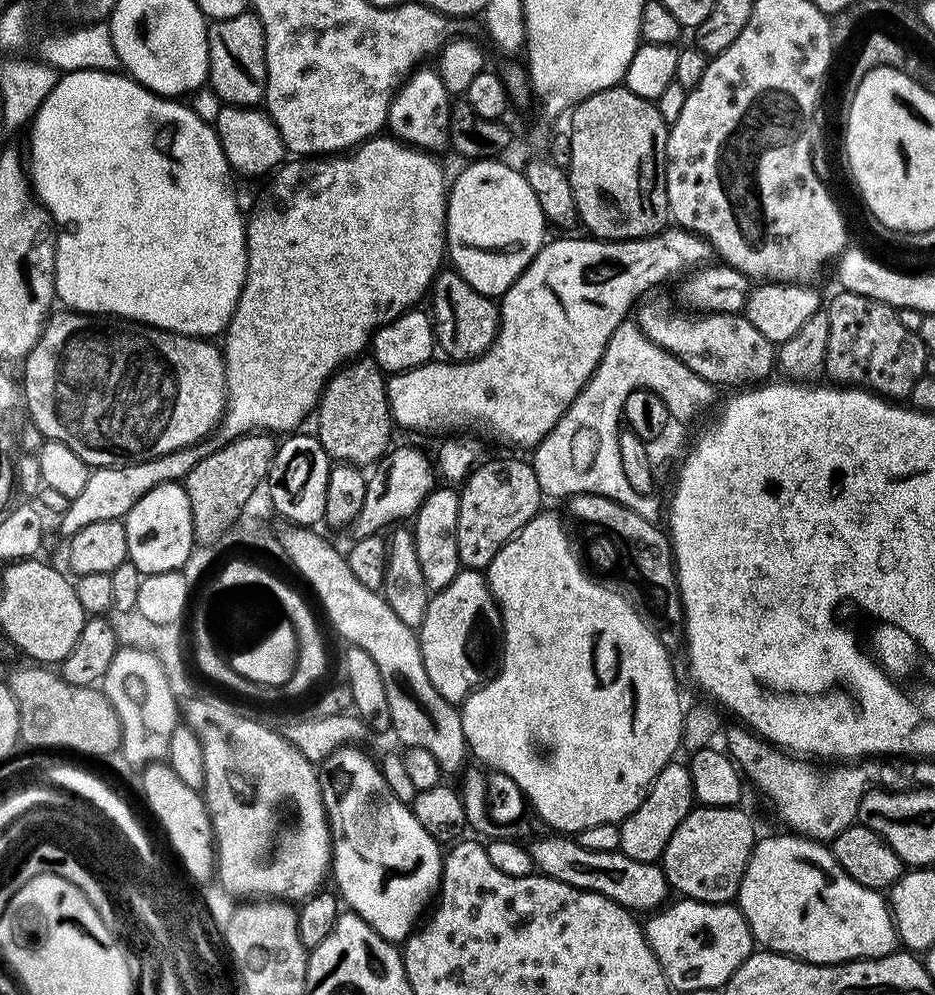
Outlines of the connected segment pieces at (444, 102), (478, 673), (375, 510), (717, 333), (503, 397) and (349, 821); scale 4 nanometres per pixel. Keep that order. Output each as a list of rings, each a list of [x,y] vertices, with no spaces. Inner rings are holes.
[[[421,66],[408,75],[397,89],[388,111],[387,129],[395,138],[424,151],[438,152],[449,143],[449,126],[452,117],[452,97],[442,86],[442,78],[435,67]]]
[[[461,568],[450,586],[431,593],[426,618],[420,623],[418,635],[426,675],[442,698],[459,705],[480,687],[485,679],[488,647],[492,644],[492,624],[494,628],[497,620],[498,609],[483,571]]]
[[[393,447],[379,461],[375,469],[377,472],[367,477],[366,498],[363,499],[361,512],[350,525],[352,540],[383,533],[385,531],[383,528],[387,524],[395,525],[397,522],[404,522],[407,516],[408,519],[415,517],[416,511],[420,509],[420,503],[427,498],[437,483],[438,476],[434,471],[433,461],[422,449],[395,448]]]
[[[655,296],[641,299],[635,305],[634,319],[637,326],[641,328],[642,334],[650,342],[656,343],[658,347],[664,348],[670,355],[676,356],[706,383],[713,386],[720,386],[720,384],[756,386],[771,377],[768,375],[771,374],[772,368],[774,372],[778,364],[777,349],[768,341],[766,334],[762,334],[762,330],[758,330],[758,326],[754,326],[754,322],[750,322],[747,316],[734,312],[705,312],[703,314],[693,314],[688,310],[676,312],[677,305],[675,303],[672,305],[664,296]]]
[[[679,226],[663,228],[657,236],[647,236],[641,240],[598,240],[595,238],[579,240],[578,237],[572,235],[576,234],[561,235],[564,236],[561,240],[549,239],[544,247],[538,250],[538,254],[532,259],[530,266],[526,266],[524,273],[510,286],[510,290],[506,290],[504,295],[499,297],[500,329],[496,331],[496,337],[491,346],[475,360],[443,364],[439,358],[436,358],[414,370],[394,372],[387,377],[388,405],[397,429],[414,428],[418,432],[444,432],[447,428],[464,428],[467,424],[485,424],[494,439],[509,440],[510,443],[517,444],[520,448],[527,448],[527,450],[534,449],[554,430],[559,419],[566,414],[567,408],[571,406],[579,392],[586,386],[607,348],[607,343],[610,342],[611,335],[614,334],[614,330],[617,330],[623,320],[629,319],[638,298],[656,290],[651,290],[651,288],[658,287],[663,280],[668,280],[671,276],[677,275],[676,277],[679,277],[689,270],[695,270],[709,263],[714,256],[711,244],[704,237],[699,236],[697,232],[691,232]]]
[[[345,746],[334,754],[327,756],[319,765],[320,789],[324,798],[324,809],[328,814],[328,828],[332,831],[332,863],[330,865],[331,875],[336,876],[335,887],[338,889],[339,895],[342,897],[343,903],[347,905],[351,911],[359,914],[367,924],[371,924],[372,929],[376,932],[384,932],[384,912],[420,912],[428,904],[428,899],[437,895],[440,886],[440,876],[444,873],[444,856],[442,855],[441,841],[435,840],[431,834],[422,826],[422,822],[418,822],[418,818],[414,818],[411,807],[405,801],[399,800],[392,793],[392,788],[386,782],[381,765],[376,764],[361,751],[358,746]]]

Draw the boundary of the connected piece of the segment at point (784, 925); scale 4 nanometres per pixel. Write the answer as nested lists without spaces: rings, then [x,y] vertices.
[[[783,835],[768,836],[765,840],[764,837],[757,839],[755,846],[752,847],[748,864],[744,867],[744,874],[740,878],[738,907],[750,926],[753,941],[761,949],[769,952],[783,952],[785,956],[795,956],[798,960],[808,960],[811,964],[845,964],[848,960],[873,960],[897,951],[896,924],[892,921],[892,909],[887,899],[881,893],[870,890],[866,886],[858,886],[858,882],[854,882],[854,878],[850,878],[846,874],[846,870],[842,870],[842,866],[838,866],[831,847],[825,846],[819,840],[808,840],[804,836]]]

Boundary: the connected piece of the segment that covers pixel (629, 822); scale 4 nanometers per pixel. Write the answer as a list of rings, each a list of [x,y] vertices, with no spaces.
[[[680,763],[667,764],[638,810],[634,810],[634,814],[627,816],[620,824],[619,851],[643,864],[655,864],[663,857],[674,830],[678,830],[678,826],[682,826],[682,822],[692,814],[696,799],[692,776],[688,772],[688,764]]]

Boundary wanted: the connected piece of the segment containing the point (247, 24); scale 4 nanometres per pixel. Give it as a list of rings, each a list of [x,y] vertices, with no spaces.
[[[255,11],[238,18],[217,20],[208,30],[208,84],[228,106],[251,108],[259,105],[266,90],[266,34]]]

